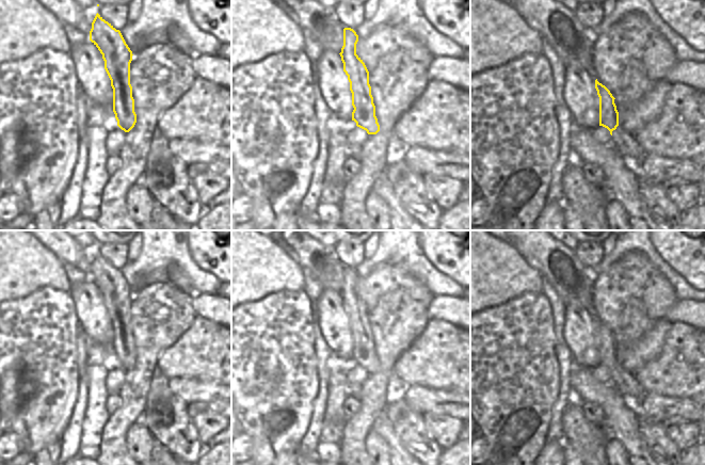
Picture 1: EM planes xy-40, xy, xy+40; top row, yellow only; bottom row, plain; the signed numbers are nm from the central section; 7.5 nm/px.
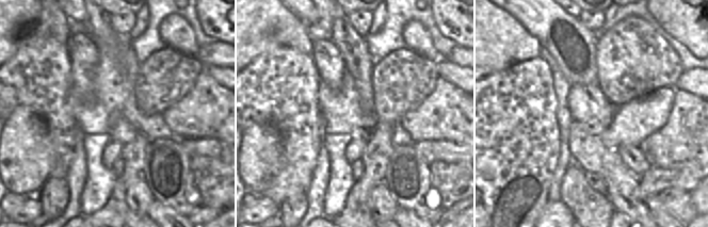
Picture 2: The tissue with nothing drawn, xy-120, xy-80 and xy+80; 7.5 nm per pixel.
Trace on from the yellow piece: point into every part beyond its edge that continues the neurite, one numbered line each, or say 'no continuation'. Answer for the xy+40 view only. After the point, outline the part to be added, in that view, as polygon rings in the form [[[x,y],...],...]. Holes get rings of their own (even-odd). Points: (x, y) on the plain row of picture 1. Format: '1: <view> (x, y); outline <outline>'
1: xy+40 (625, 383); outline [[[620,365],[612,370],[612,385],[626,403],[637,403],[643,397],[640,385],[632,372],[626,371]]]

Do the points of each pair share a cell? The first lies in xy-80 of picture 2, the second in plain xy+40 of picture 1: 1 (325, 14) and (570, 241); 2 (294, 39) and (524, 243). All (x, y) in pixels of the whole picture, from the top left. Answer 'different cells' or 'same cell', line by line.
1: same cell
2: different cells

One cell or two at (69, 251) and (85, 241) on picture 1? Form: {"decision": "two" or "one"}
{"decision": "two"}

